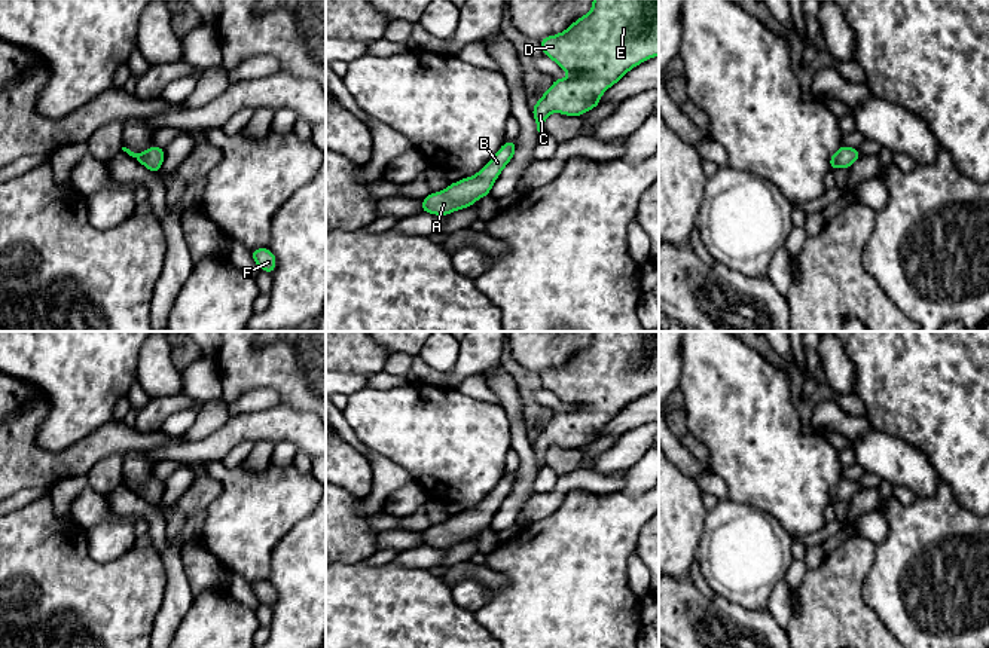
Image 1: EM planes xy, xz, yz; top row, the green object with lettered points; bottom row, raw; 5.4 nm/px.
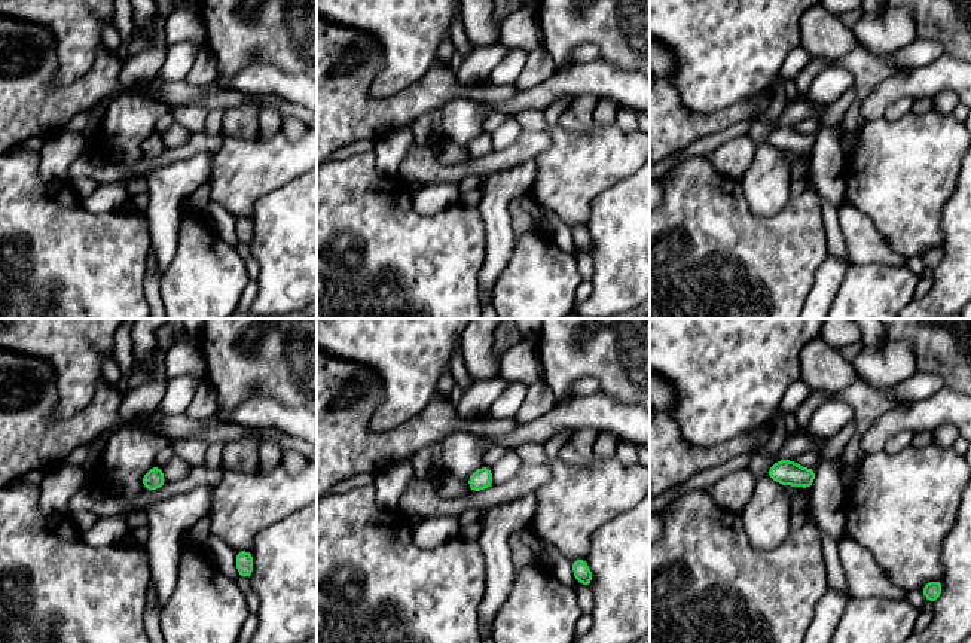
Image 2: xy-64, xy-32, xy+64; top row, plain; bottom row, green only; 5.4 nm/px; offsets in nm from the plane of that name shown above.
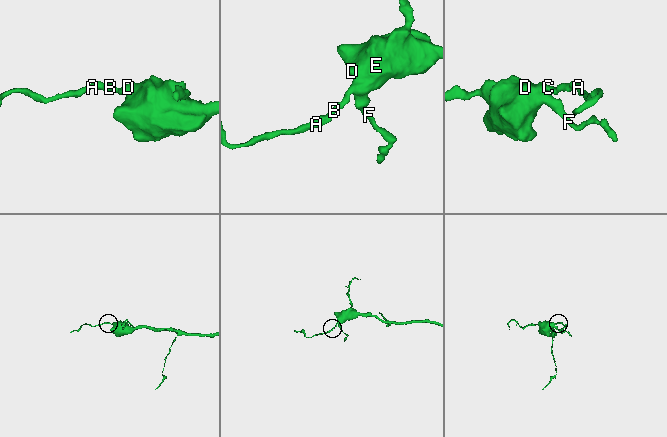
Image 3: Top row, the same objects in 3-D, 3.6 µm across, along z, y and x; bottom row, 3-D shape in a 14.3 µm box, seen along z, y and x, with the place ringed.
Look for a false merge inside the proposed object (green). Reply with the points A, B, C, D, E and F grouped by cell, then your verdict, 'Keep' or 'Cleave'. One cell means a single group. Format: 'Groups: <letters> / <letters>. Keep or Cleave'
Groups: A B C D E F. Keep

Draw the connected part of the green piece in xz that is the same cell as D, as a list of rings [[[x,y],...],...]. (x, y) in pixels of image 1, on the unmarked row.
[[[593,331],[587,348],[540,378],[573,409],[555,412],[532,440],[538,468],[550,446],[584,447],[629,403],[659,388],[659,331]]]

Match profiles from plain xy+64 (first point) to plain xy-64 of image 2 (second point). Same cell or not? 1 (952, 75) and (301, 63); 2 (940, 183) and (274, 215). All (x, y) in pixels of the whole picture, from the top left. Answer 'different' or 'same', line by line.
1: different
2: different

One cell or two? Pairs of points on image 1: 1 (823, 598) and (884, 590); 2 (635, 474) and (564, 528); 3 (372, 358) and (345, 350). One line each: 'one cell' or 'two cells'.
1: two cells
2: two cells
3: one cell

